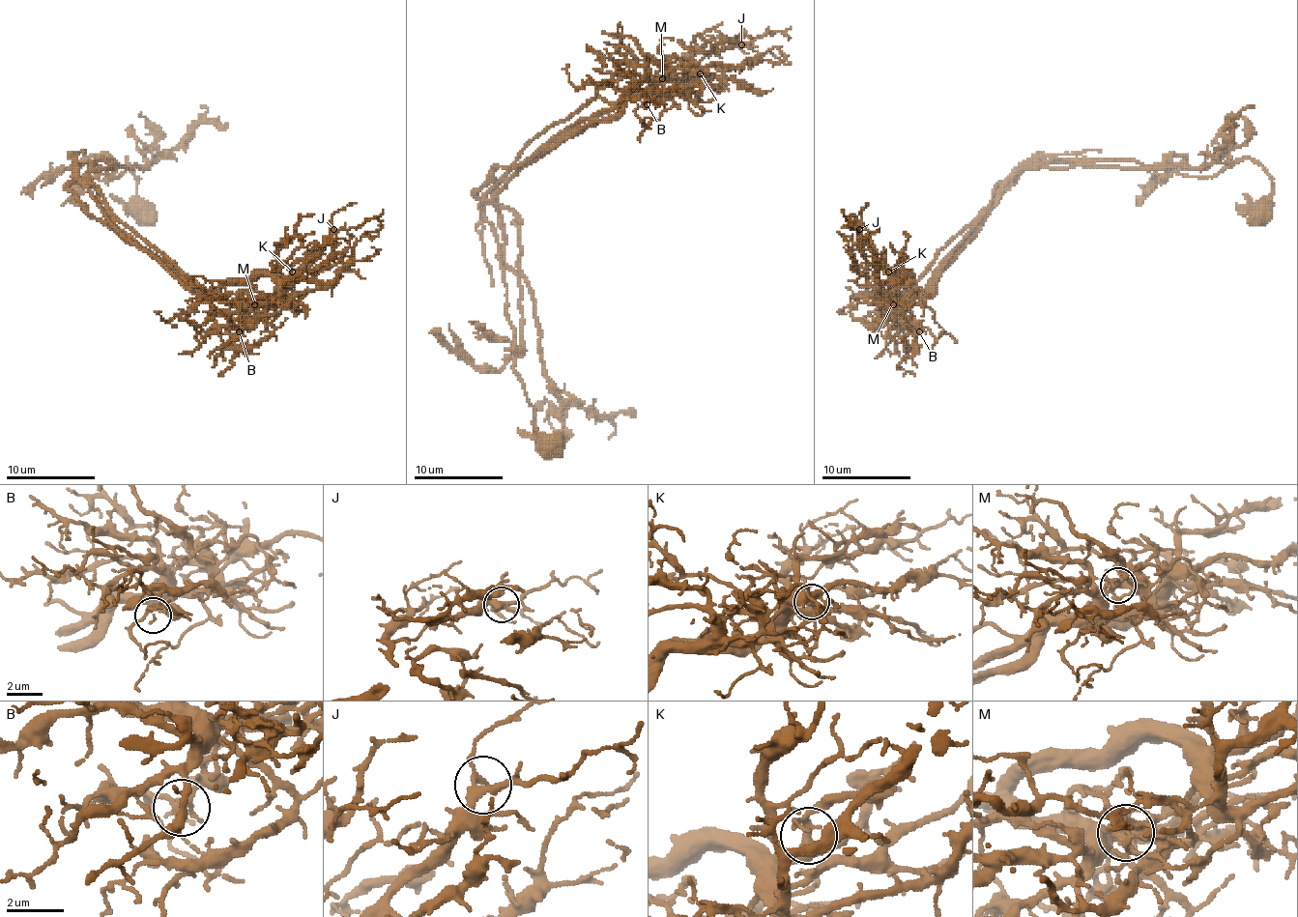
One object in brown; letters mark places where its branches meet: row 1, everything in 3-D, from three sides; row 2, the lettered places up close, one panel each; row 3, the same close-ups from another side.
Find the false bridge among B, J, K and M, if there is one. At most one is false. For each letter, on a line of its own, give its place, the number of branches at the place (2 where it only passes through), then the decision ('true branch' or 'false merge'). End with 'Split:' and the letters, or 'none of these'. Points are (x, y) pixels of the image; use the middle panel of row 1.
B: place (647, 104); branches 4; true branch
J: place (741, 44); branches 4; true branch
K: place (700, 73); branches 4; true branch
M: place (662, 78); branches 7; false merge
Split: M

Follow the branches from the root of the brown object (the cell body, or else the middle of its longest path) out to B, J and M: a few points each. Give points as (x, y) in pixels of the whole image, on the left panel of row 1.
B: (107, 212), (145, 239), (198, 289), (212, 294), (220, 302), (243, 302), (249, 309), (249, 318), (239, 331)
J: (107, 212), (145, 239), (198, 289), (247, 304), (274, 292), (283, 294), (283, 283), (333, 229)
M: (107, 212), (145, 239), (198, 289), (216, 294), (223, 300), (241, 300), (254, 304)

